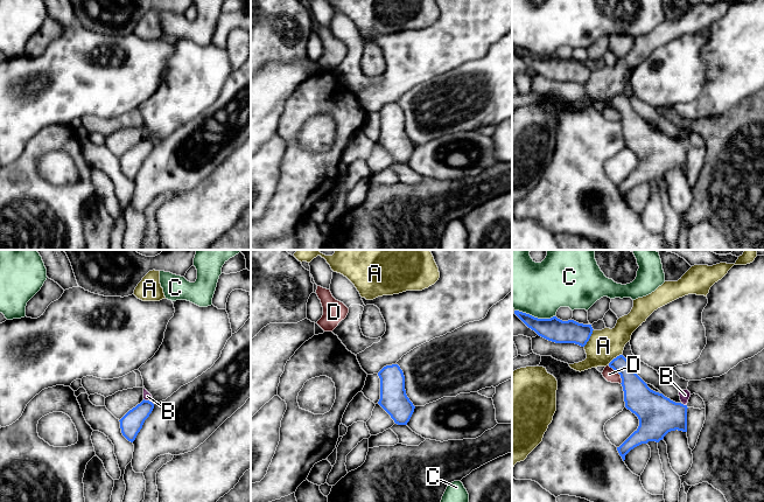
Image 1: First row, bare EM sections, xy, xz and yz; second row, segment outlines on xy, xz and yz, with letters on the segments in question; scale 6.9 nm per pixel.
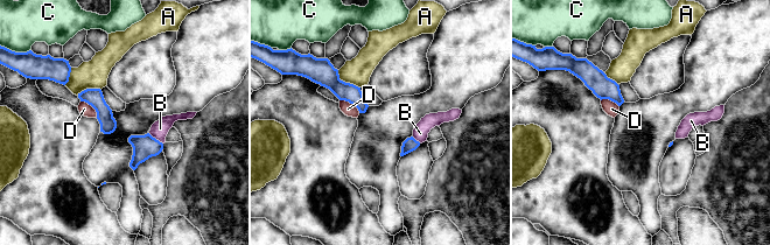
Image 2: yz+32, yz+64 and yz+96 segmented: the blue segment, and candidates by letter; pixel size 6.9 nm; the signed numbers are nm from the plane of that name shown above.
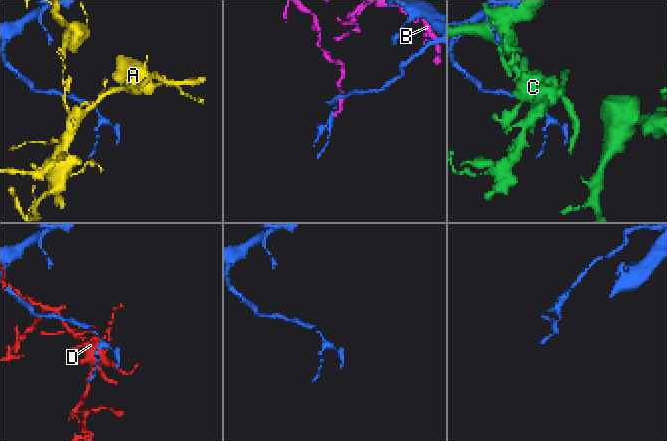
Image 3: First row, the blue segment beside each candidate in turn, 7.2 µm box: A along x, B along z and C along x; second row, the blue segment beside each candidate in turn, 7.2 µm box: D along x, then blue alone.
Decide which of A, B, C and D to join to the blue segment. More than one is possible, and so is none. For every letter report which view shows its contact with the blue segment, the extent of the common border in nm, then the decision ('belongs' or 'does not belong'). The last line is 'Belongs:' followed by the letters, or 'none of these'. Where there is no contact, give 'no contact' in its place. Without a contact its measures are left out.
A: contact in yz; length 140 nm; does not belong
B: contact in xy; length 70 nm; does not belong
C: contact in yz; length 280 nm; does not belong
D: contact in yz; length 160 nm; does not belong
Belongs: none of these

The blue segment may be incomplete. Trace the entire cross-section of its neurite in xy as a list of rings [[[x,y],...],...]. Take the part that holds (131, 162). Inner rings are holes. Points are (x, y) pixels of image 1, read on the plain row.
[[[143,138],[119,159],[121,172],[128,180],[133,181],[135,179],[145,159],[149,155],[153,147],[154,142]]]

